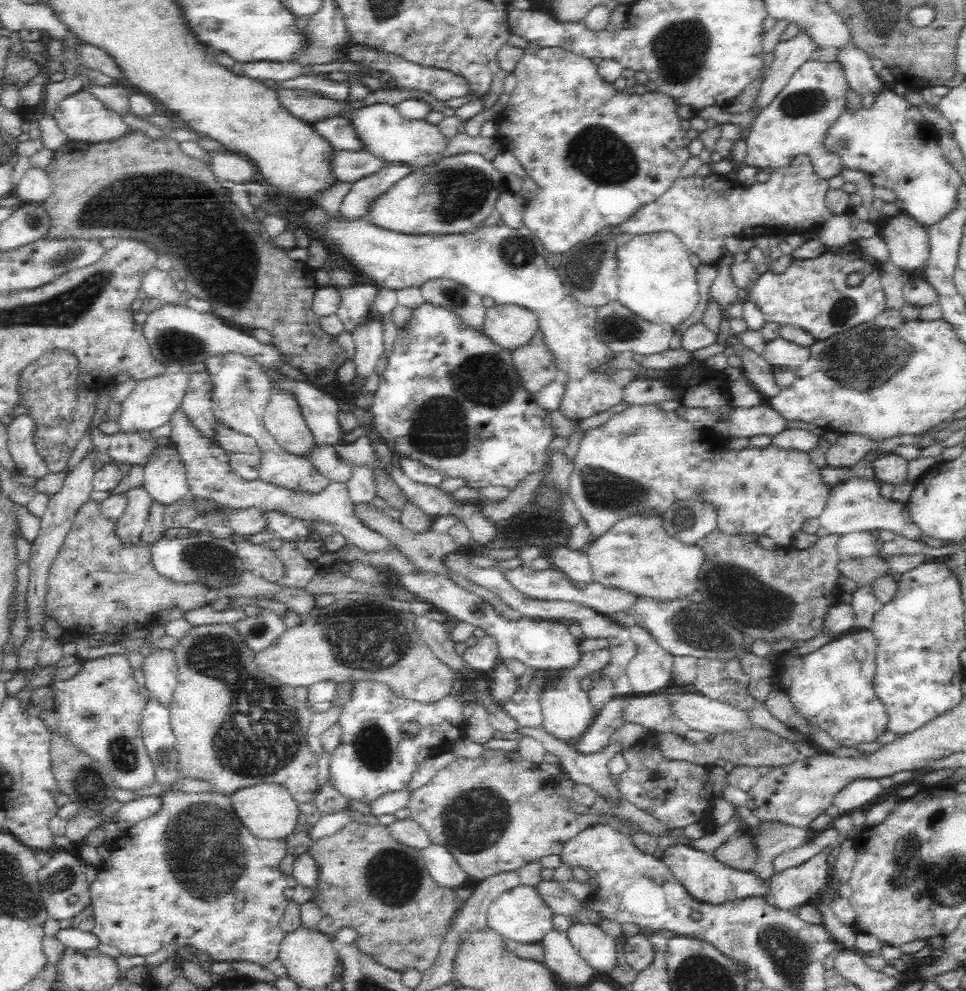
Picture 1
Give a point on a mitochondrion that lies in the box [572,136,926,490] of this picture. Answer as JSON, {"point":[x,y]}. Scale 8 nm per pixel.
{"point":[864,364]}

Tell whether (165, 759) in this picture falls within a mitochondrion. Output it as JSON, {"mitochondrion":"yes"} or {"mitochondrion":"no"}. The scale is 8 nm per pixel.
{"mitochondrion":"yes"}

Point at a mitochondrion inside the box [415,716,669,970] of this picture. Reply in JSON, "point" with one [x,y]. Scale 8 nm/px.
{"point":[473,821]}

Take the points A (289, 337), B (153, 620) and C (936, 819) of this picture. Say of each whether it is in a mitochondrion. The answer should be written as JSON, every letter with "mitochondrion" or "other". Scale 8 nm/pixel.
{"A":"other","B":"other","C":"mitochondrion"}

